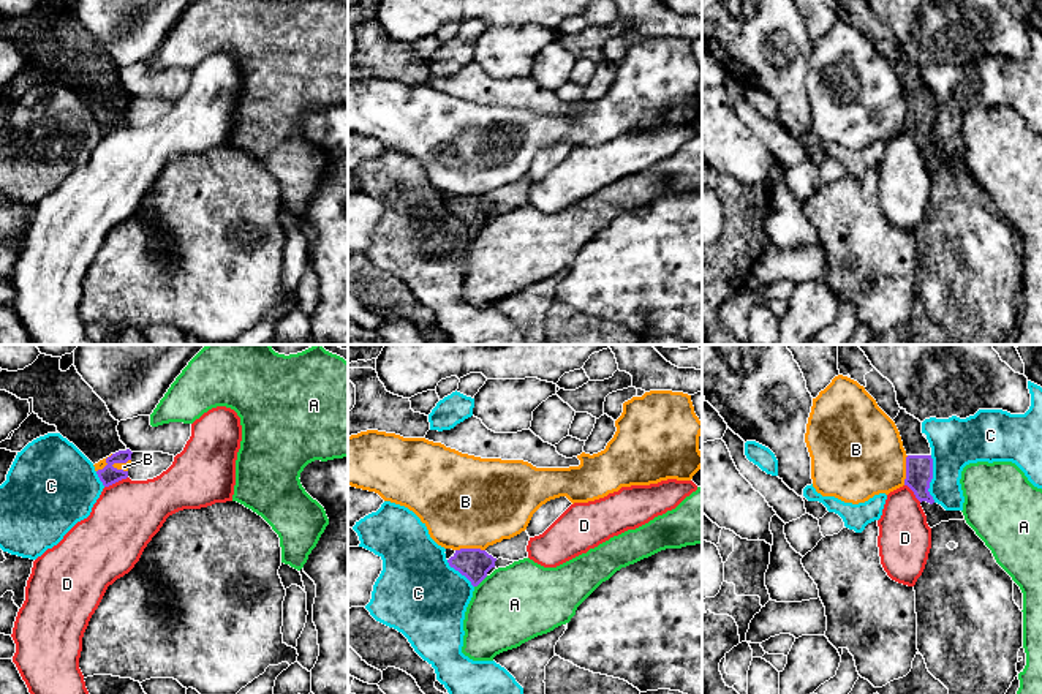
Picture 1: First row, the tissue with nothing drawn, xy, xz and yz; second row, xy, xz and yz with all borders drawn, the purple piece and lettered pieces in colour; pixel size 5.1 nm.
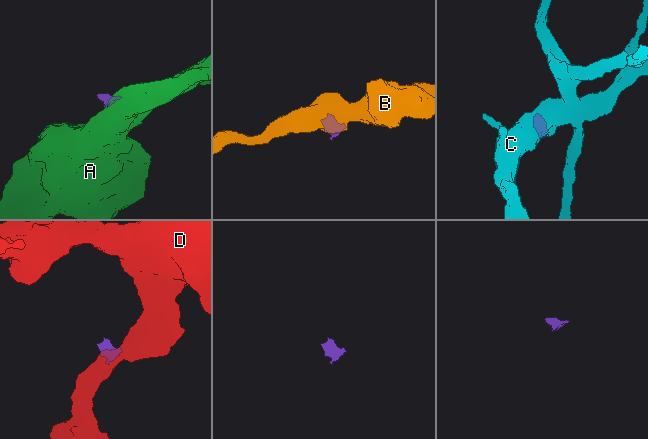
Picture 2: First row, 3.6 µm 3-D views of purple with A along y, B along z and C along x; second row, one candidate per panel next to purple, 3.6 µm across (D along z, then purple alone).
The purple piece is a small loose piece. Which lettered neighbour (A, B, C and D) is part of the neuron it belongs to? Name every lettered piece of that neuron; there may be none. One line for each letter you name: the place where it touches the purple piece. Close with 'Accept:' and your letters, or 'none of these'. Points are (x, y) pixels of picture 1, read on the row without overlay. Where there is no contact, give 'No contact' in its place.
Accept: none of these

